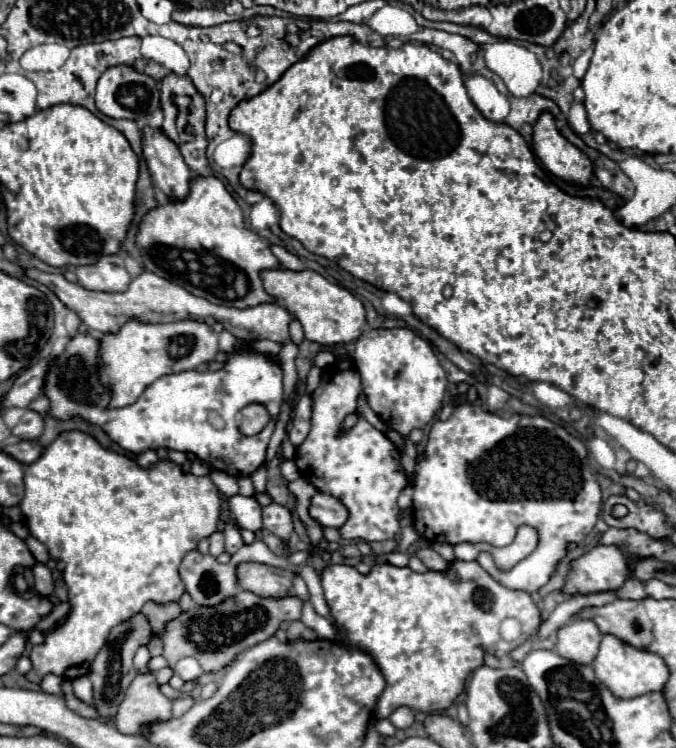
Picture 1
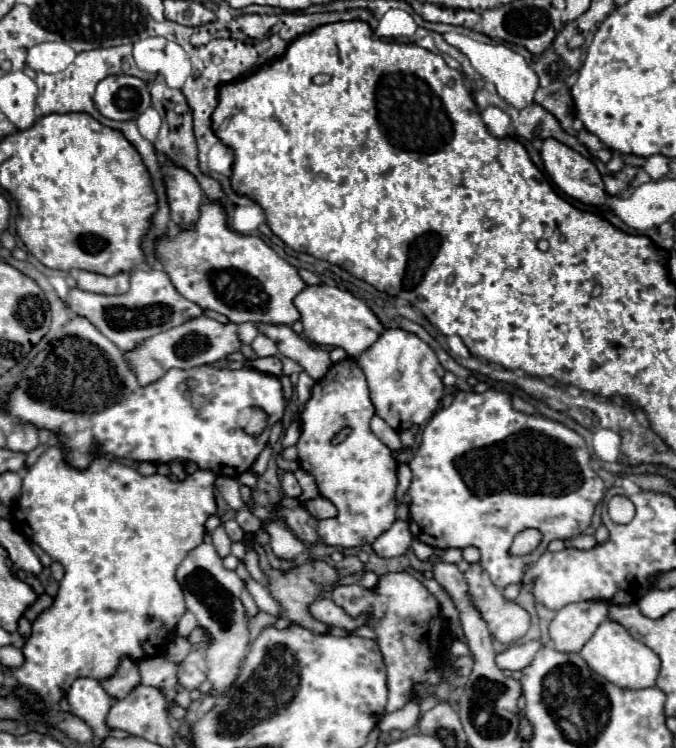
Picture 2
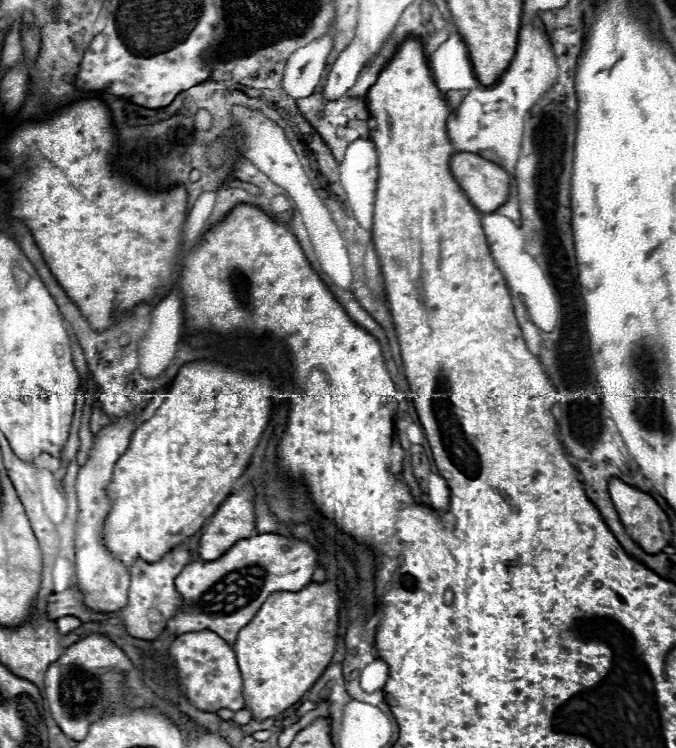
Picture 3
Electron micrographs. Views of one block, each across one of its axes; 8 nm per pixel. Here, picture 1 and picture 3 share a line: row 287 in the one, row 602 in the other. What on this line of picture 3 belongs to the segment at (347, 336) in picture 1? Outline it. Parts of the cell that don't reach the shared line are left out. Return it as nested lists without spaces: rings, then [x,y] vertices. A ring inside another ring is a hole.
[[[330,582],[308,584],[300,592],[274,592],[238,632],[232,648],[242,674],[244,708],[254,720],[266,720],[292,708],[328,668],[336,646],[340,602]]]

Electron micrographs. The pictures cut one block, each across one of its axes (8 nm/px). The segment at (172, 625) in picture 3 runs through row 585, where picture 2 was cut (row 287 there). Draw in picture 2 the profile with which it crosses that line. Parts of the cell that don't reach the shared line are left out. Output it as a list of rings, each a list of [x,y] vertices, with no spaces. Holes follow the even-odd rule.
[[[204,204],[200,218],[190,232],[176,238],[162,238],[156,256],[164,264],[176,290],[200,308],[224,314],[230,322],[254,322],[292,326],[300,320],[294,298],[306,288],[298,270],[282,260],[256,236],[242,236],[226,226],[226,214],[218,204]]]

